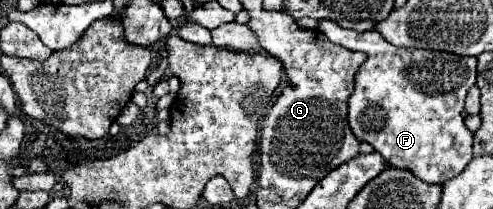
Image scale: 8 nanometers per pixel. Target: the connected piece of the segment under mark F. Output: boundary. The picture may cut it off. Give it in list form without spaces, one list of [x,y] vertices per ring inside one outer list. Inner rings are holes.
[[[331,20],[319,22],[319,30],[331,42],[367,54],[365,64],[361,64],[357,70],[355,88],[349,96],[349,126],[355,138],[359,142],[369,142],[387,160],[389,166],[411,170],[423,182],[443,184],[445,180],[459,176],[473,158],[473,134],[463,124],[463,104],[467,90],[475,84],[477,60],[471,56],[455,56],[437,50],[397,48],[383,40],[375,30],[351,32],[339,28],[339,24]]]

